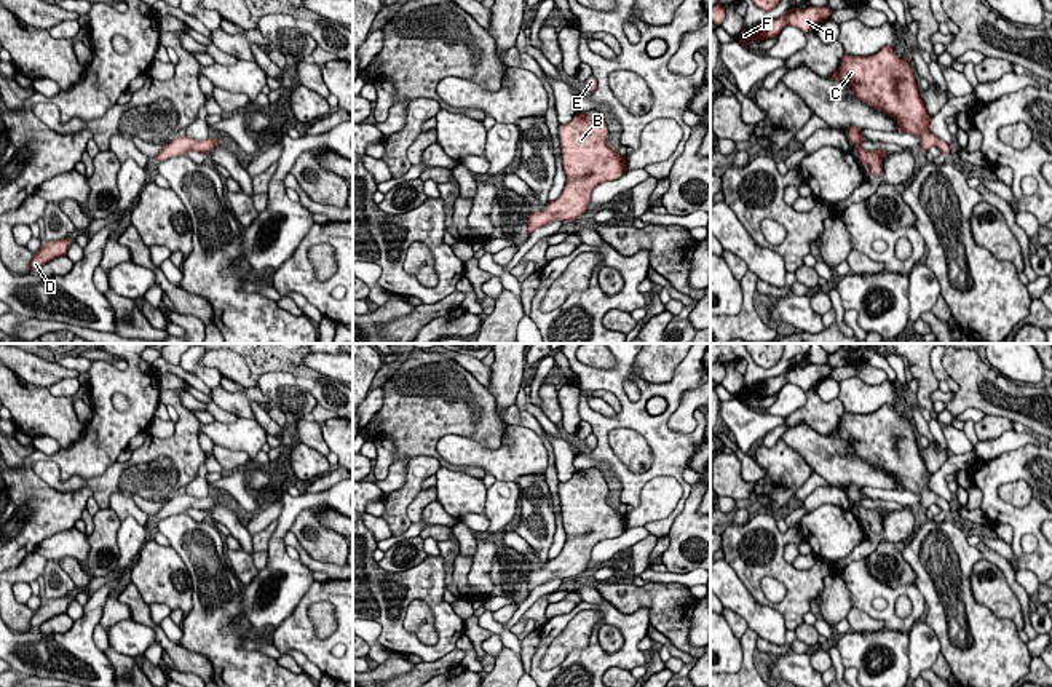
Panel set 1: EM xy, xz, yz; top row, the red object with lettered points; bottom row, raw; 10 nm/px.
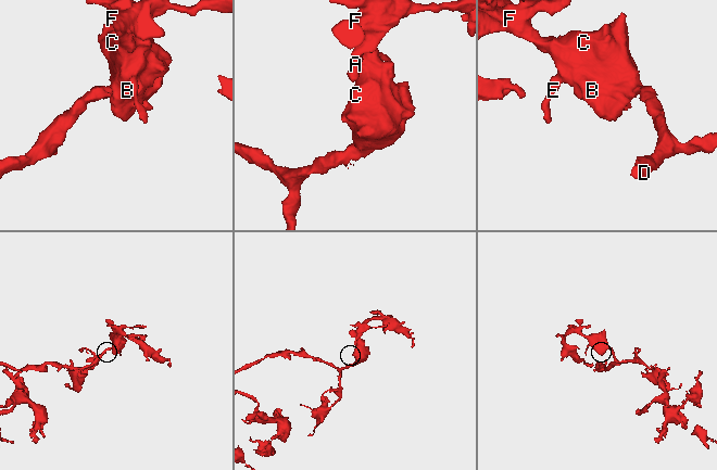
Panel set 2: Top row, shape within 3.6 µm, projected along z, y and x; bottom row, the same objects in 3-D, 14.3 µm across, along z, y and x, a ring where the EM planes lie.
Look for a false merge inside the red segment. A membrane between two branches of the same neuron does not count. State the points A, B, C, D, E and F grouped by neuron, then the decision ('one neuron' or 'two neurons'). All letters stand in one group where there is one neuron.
groups A B C D E F; one neuron

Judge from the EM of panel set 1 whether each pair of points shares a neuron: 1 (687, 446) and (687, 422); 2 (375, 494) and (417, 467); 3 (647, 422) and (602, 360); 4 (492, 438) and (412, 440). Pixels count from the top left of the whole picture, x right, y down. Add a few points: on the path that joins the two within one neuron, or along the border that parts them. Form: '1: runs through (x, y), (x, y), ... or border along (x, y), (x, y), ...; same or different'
1: border along (682, 397), (669, 419), (669, 427), (690, 433); different
2: border along (383, 494), (380, 500); different
3: border along (578, 360), (599, 368), (613, 368), (616, 365); different
4: runs through (473, 425), (431, 424); same

